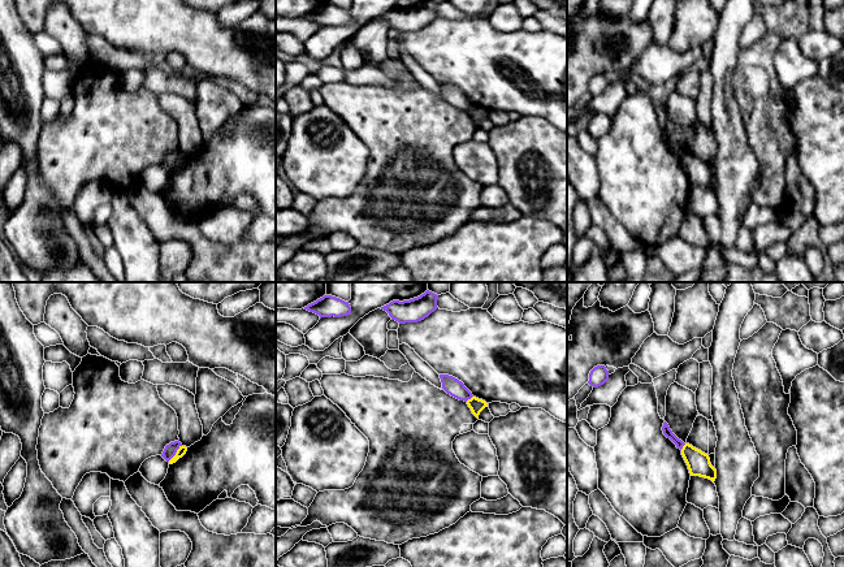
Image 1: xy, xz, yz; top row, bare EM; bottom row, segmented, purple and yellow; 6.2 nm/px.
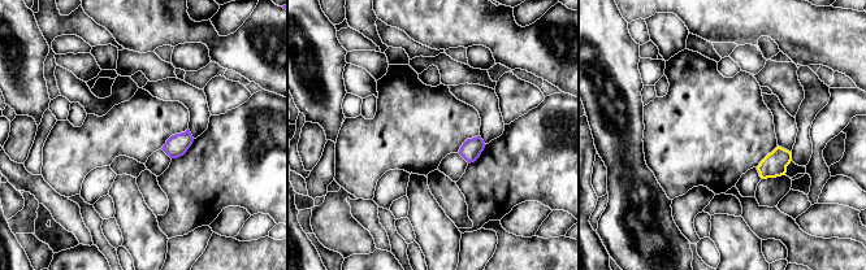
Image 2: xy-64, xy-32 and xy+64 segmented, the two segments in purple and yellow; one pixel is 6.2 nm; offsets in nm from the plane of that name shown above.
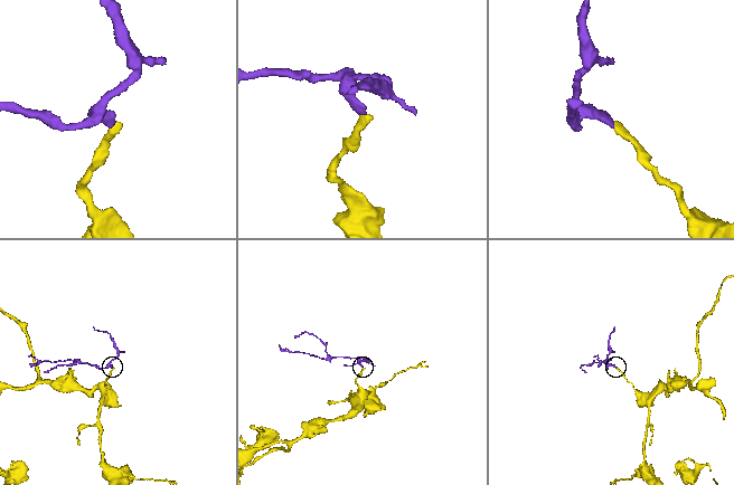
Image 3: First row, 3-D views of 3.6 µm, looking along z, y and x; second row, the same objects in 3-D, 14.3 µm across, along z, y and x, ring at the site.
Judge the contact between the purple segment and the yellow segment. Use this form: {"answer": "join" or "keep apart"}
{"answer": "keep apart"}

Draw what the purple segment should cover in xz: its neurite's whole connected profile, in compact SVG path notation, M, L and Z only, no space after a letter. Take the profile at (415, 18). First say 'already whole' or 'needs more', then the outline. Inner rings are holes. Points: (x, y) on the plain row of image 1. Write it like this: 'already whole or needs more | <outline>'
already whole | M425 0L420 5L410 9L393 9L381 16L381 18L386 20L391 29L398 30L399 33L417 31L428 26L438 17L437 8L437 3Z

